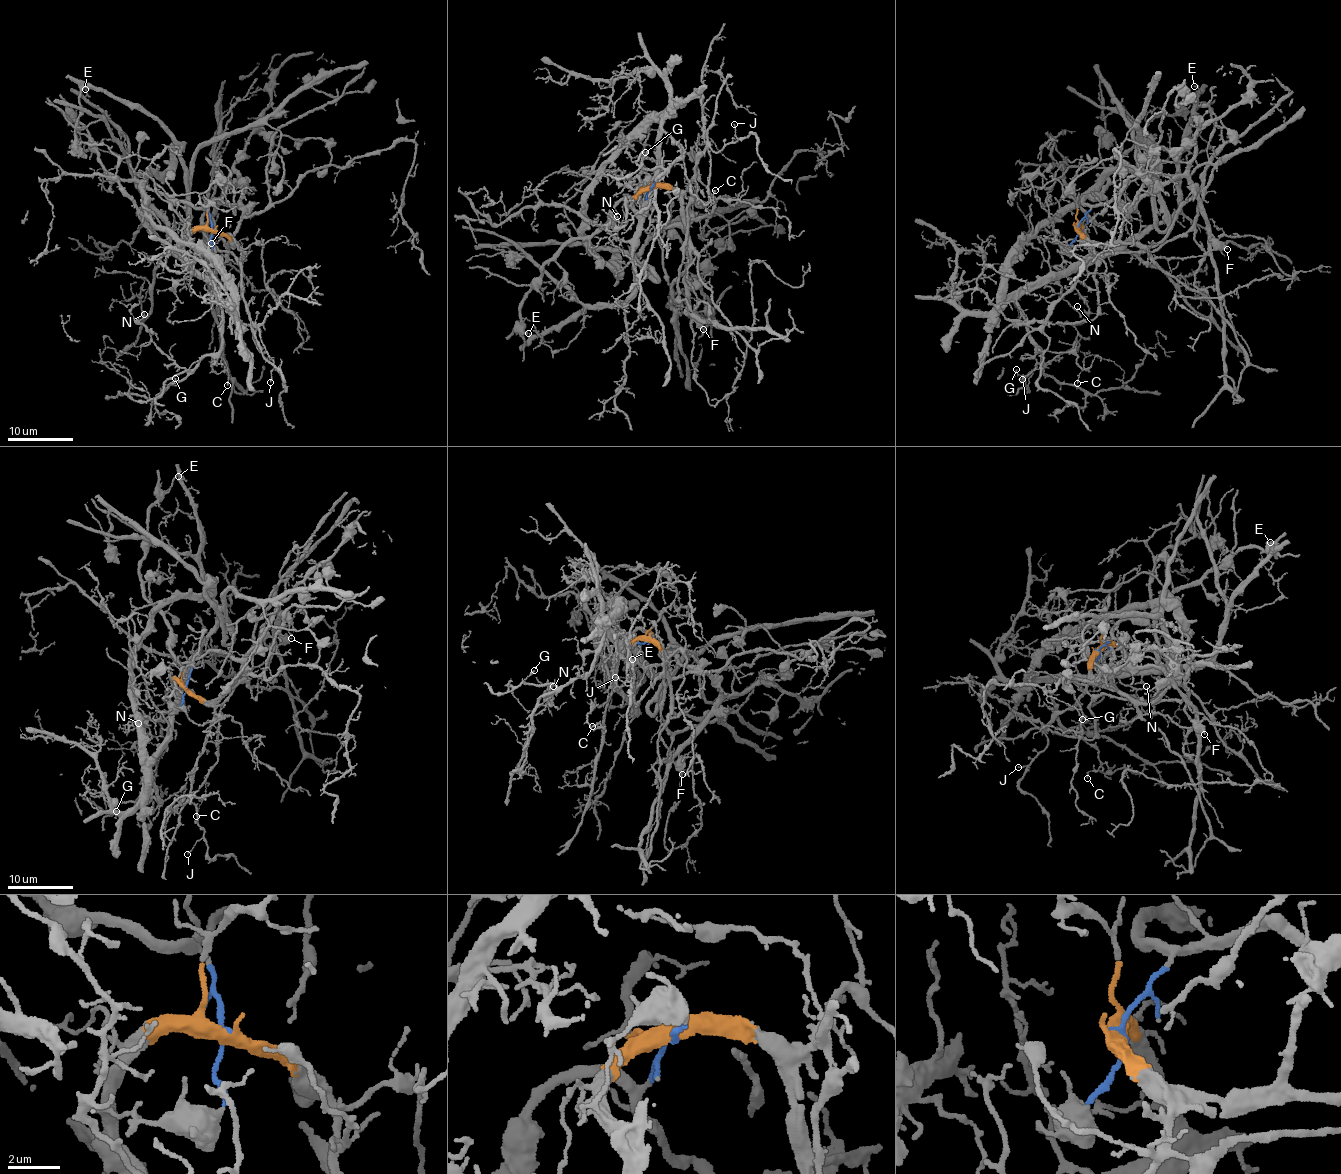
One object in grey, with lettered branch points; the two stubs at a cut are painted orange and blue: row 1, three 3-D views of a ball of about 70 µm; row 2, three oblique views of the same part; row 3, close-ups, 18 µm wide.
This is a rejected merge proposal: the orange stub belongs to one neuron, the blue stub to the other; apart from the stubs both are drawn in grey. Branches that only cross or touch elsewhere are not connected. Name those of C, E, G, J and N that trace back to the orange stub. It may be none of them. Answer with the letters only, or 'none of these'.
C, E, G, J, N

